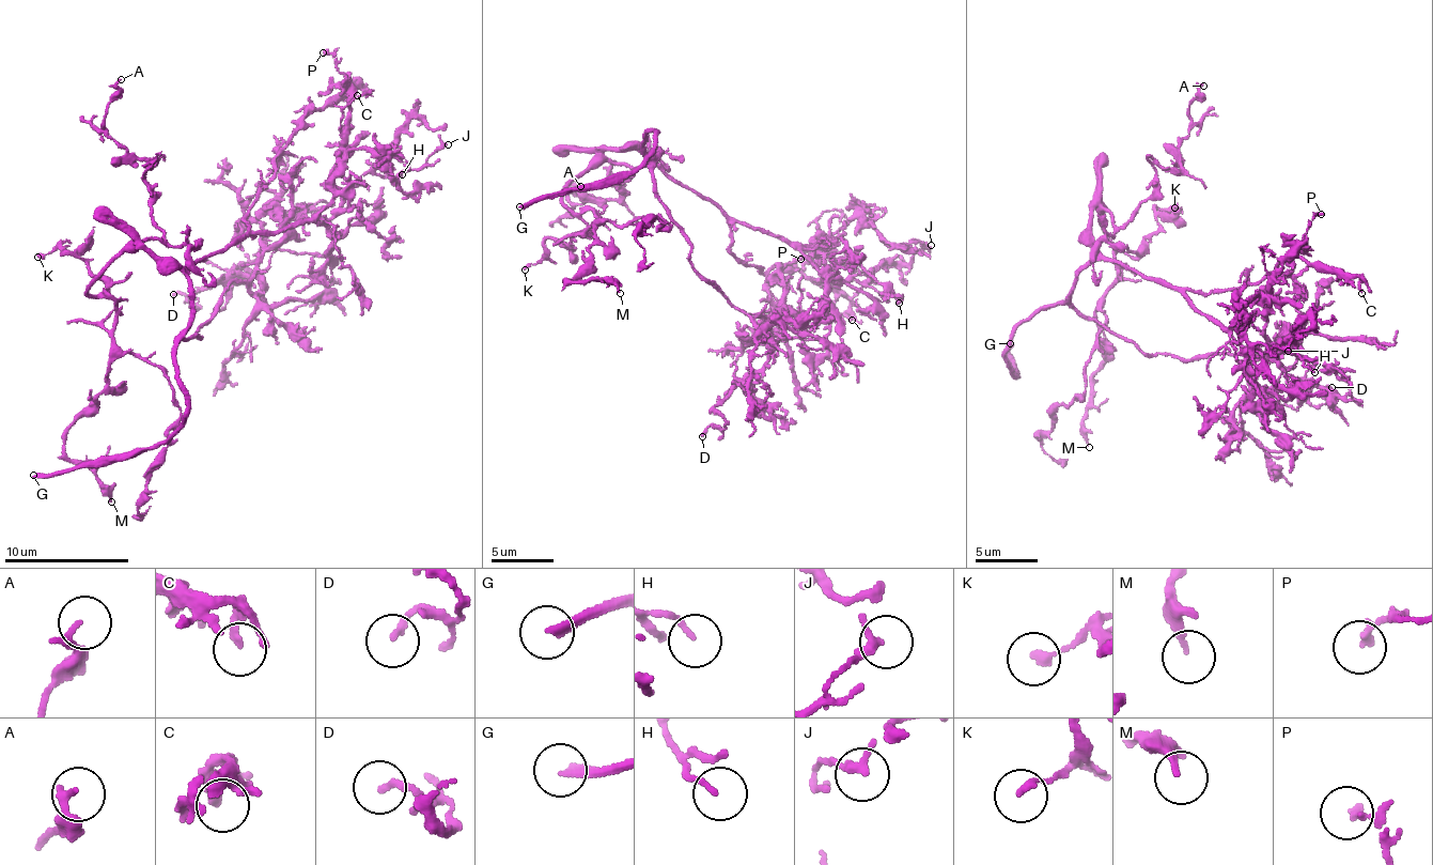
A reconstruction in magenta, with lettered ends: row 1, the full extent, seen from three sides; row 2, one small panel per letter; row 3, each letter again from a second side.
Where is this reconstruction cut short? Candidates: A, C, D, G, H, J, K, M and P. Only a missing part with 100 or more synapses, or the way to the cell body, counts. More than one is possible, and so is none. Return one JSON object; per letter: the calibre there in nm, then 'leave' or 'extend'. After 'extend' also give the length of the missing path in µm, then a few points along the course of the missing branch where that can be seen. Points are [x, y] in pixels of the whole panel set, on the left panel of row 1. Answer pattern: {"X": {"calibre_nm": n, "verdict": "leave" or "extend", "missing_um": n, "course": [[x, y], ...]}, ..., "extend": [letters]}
{"A": {"calibre_nm": 200, "verdict": "leave"}, "C": {"calibre_nm": 180, "verdict": "leave"}, "D": {"calibre_nm": 180, "verdict": "leave"}, "G": {"calibre_nm": 240, "verdict": "extend", "missing_um": 35}, "H": {"calibre_nm": 130, "verdict": "leave"}, "J": {"calibre_nm": 180, "verdict": "leave"}, "K": {"calibre_nm": 180, "verdict": "leave"}, "M": {"calibre_nm": 160, "verdict": "leave"}, "P": {"calibre_nm": 140, "verdict": "leave"}, "extend": ["G"]}

